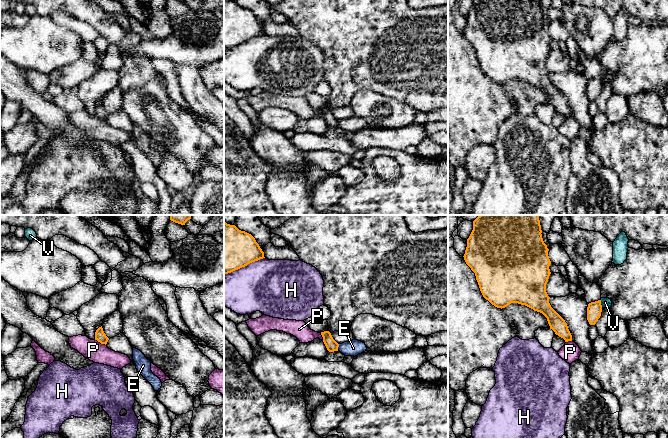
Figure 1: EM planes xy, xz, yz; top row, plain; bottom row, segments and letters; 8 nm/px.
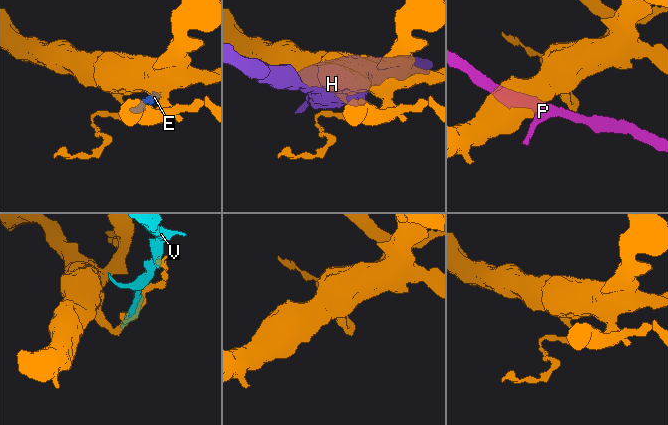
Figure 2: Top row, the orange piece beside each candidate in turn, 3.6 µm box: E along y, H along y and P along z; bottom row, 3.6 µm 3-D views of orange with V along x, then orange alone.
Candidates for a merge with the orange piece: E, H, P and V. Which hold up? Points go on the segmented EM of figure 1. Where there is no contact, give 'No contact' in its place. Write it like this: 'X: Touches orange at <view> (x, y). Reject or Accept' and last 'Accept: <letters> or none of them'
E: Touches orange at xz (338, 346). Reject
H: Touches orange at xz (244, 266). Reject
P: Touches orange at xy (100, 342). Reject
V: Touches orange at yz (600, 304). Reject
Accept: none of them

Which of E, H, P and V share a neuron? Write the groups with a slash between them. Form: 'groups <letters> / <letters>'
groups E V / H / P

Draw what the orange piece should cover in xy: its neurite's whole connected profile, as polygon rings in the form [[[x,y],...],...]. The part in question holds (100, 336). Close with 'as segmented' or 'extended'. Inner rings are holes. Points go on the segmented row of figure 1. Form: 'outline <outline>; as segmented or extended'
outline [[[102,326],[99,327],[95,332],[95,340],[100,342],[101,344],[107,344],[109,338],[106,336],[106,334],[103,331]]]; as segmented

